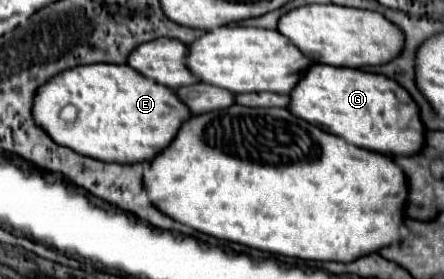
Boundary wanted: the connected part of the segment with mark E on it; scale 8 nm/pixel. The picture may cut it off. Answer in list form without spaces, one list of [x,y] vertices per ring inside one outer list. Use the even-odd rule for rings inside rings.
[[[96,63],[96,65],[80,65],[76,69],[62,71],[58,77],[52,77],[50,83],[40,87],[34,99],[34,119],[56,139],[56,143],[66,145],[80,155],[88,155],[100,161],[114,161],[114,163],[144,163],[152,161],[168,143],[172,143],[178,127],[186,119],[190,119],[190,109],[180,101],[174,89],[168,89],[138,71],[132,71],[128,65],[108,65],[108,63]],[[66,105],[74,105],[78,109],[78,117],[74,121],[60,119],[60,111]]]

